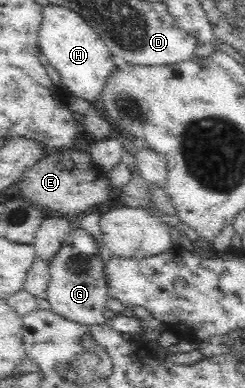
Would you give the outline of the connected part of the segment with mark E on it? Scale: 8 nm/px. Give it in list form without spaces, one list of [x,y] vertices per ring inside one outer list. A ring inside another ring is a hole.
[[[60,148],[47,154],[27,169],[22,178],[16,182],[20,187],[23,199],[39,207],[48,207],[52,211],[68,215],[85,215],[96,205],[110,201],[113,186],[109,183],[108,175],[102,172],[101,167],[93,163],[87,152]]]

